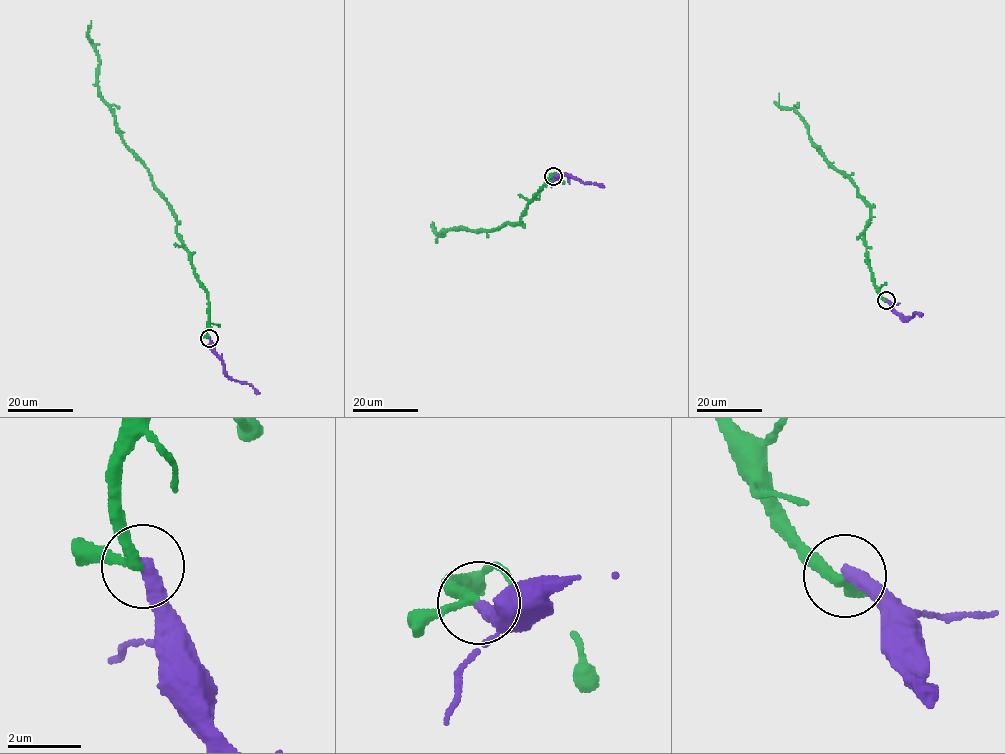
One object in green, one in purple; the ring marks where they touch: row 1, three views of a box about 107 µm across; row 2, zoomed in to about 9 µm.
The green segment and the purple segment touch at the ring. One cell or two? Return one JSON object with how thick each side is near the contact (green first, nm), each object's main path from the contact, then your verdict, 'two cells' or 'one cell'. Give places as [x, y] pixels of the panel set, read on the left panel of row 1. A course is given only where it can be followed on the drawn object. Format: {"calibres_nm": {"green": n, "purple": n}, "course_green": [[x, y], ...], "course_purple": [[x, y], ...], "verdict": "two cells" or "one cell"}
{"calibres_nm": {"green": 220, "purple": 400}, "course_green": [[209, 338], [206, 291], [177, 233], [176, 219], [122, 138], [99, 91], [98, 54], [88, 31], [91, 21]], "course_purple": [[209, 338], [228, 377], [251, 384], [259, 393]], "verdict": "one cell"}

